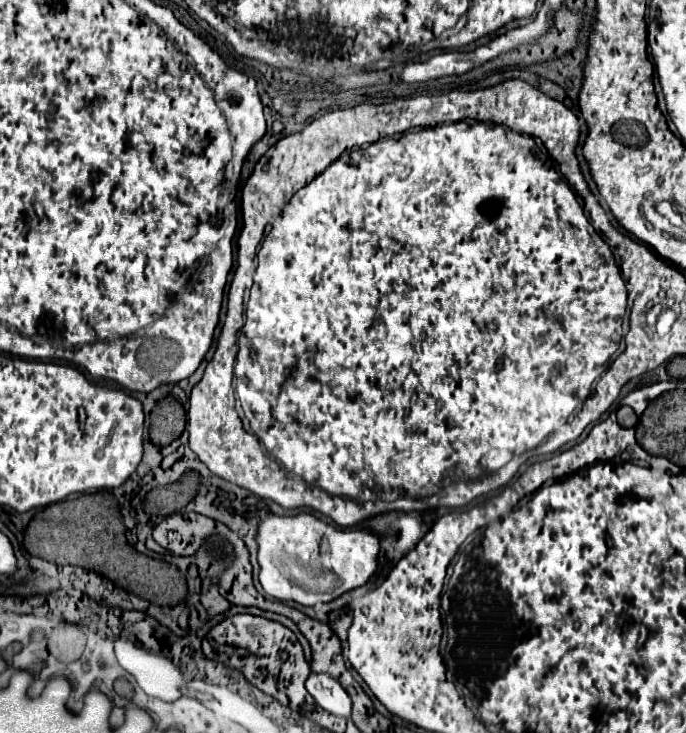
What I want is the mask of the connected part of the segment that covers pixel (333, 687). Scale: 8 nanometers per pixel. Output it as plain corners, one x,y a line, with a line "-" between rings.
311,673
307,679
307,691
329,713
339,717
351,715
351,699
337,679
327,673

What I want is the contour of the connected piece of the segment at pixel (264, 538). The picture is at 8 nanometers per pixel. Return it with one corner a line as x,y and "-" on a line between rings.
311,512
293,517
267,515
257,531
259,581
263,591
279,601
295,601
299,605
329,603
339,595
363,587
377,571
381,537
371,529
341,531

